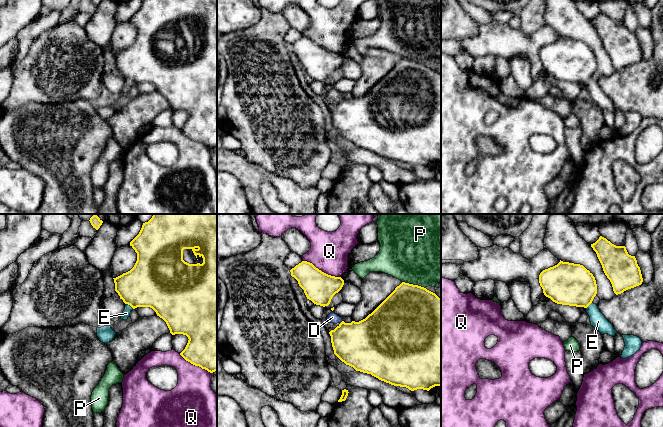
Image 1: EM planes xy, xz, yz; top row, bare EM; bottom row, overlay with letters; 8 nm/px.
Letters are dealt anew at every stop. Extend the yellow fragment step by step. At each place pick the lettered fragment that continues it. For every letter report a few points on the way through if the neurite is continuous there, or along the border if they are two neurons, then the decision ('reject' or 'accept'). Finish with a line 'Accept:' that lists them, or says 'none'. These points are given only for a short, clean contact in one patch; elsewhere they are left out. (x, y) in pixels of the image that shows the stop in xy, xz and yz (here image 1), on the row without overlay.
D: reject
E: across xy (152, 59), (130, 81), (126, 89) | accept
P: reject
Q: reject
Accept: E

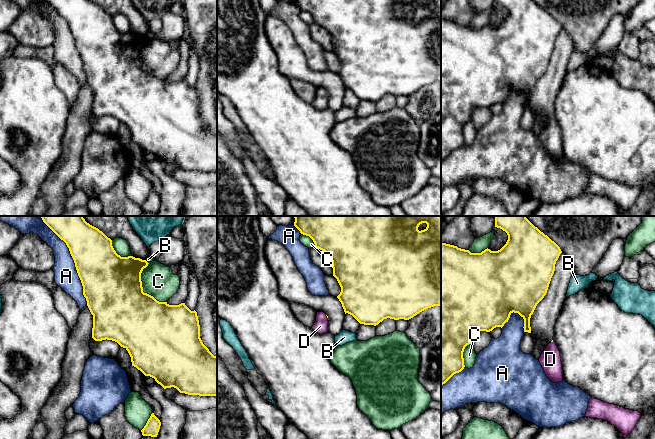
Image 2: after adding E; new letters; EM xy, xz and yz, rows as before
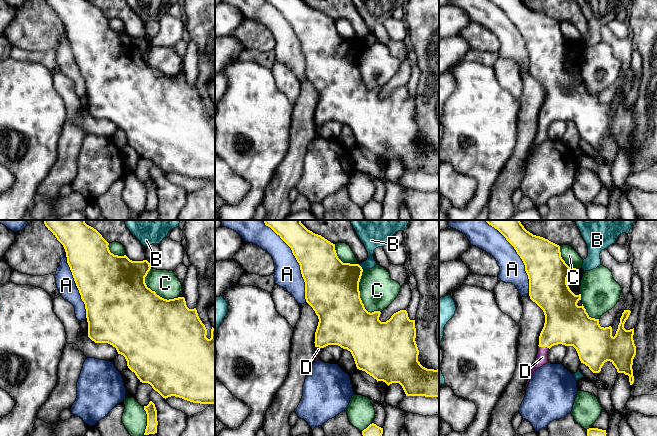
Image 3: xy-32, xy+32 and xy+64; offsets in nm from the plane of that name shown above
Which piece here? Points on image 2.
A: reject
B: reject
C: reject
D: across xz (326, 91), (327, 93), (320, 102) | accept
Accept: D

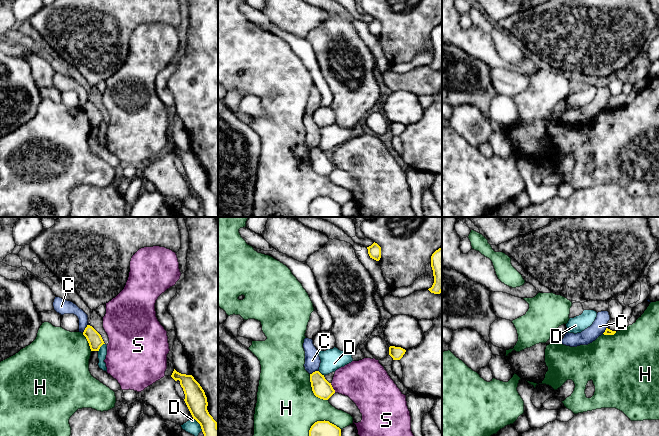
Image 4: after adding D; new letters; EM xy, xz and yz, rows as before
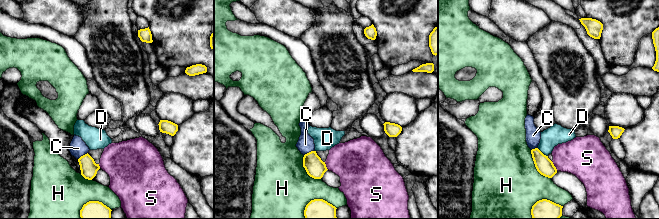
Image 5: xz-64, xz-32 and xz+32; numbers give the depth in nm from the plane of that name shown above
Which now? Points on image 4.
C: reject
D: reject
H: reject
S: reject
Accept: none

